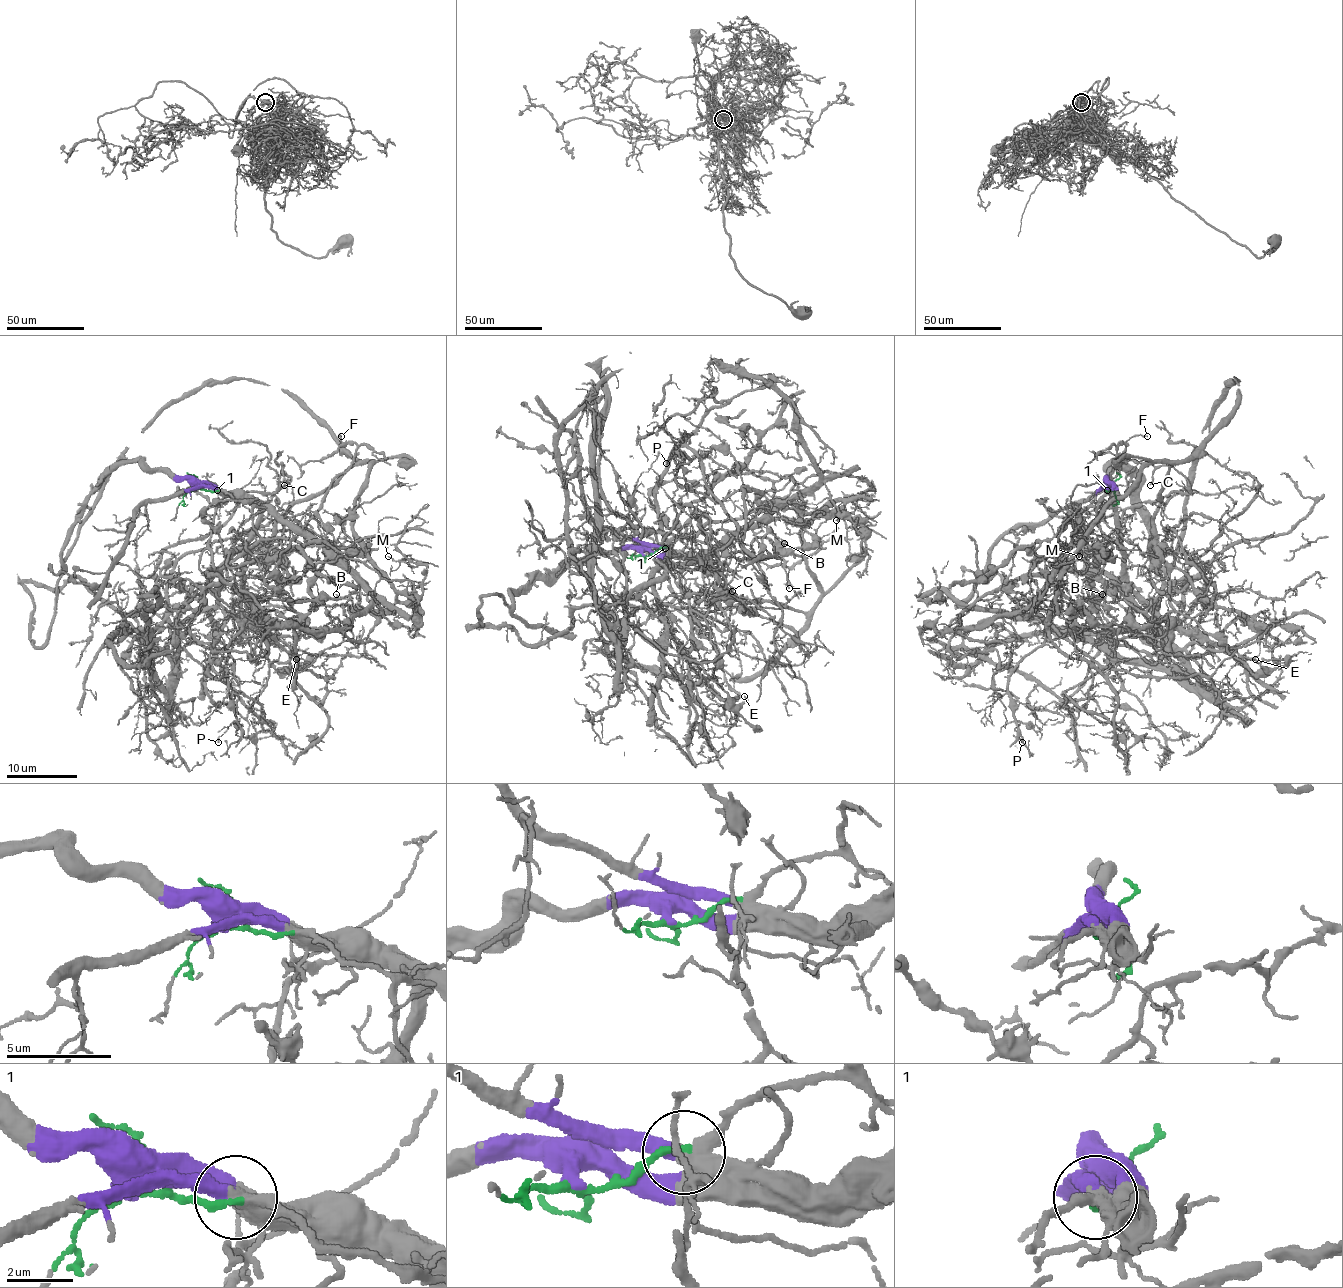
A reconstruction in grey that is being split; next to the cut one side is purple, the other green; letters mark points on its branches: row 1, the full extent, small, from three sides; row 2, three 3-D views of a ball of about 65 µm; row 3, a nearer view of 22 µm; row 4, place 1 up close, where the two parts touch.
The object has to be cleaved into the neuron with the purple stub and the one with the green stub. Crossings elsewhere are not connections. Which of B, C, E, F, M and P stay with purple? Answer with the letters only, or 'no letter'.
B, E, M, P

